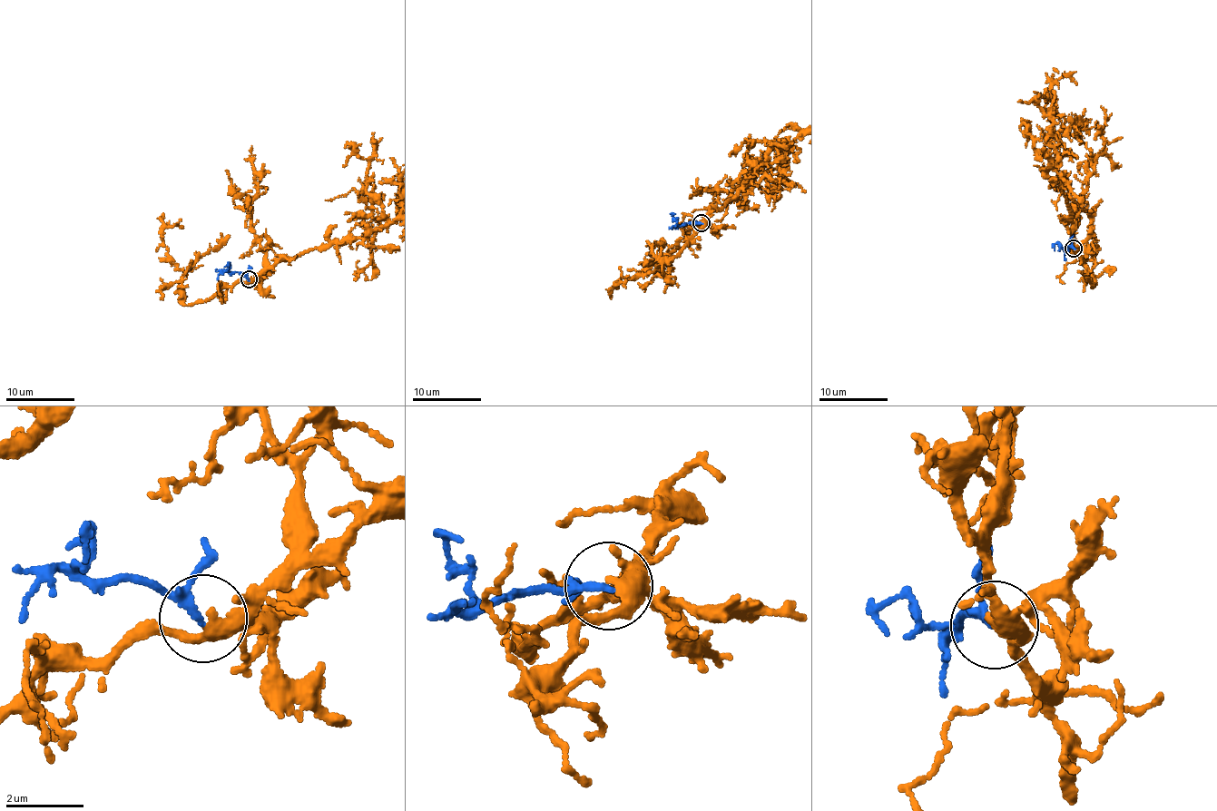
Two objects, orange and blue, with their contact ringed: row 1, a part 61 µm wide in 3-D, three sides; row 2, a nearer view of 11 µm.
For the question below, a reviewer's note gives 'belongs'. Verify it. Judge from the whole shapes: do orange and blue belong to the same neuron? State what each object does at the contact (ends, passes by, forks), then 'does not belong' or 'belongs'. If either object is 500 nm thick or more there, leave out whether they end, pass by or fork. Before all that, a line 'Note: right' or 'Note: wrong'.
Note: right
orange forks | blue passes by | belongs

